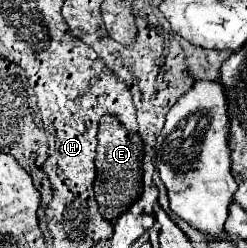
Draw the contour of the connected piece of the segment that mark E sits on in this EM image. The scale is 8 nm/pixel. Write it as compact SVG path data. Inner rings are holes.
M102 117L98 127L98 149L96 149L96 179L94 179L94 197L98 201L100 213L112 225L116 219L126 213L142 195L142 157L144 143L142 139L124 129L116 117Z

